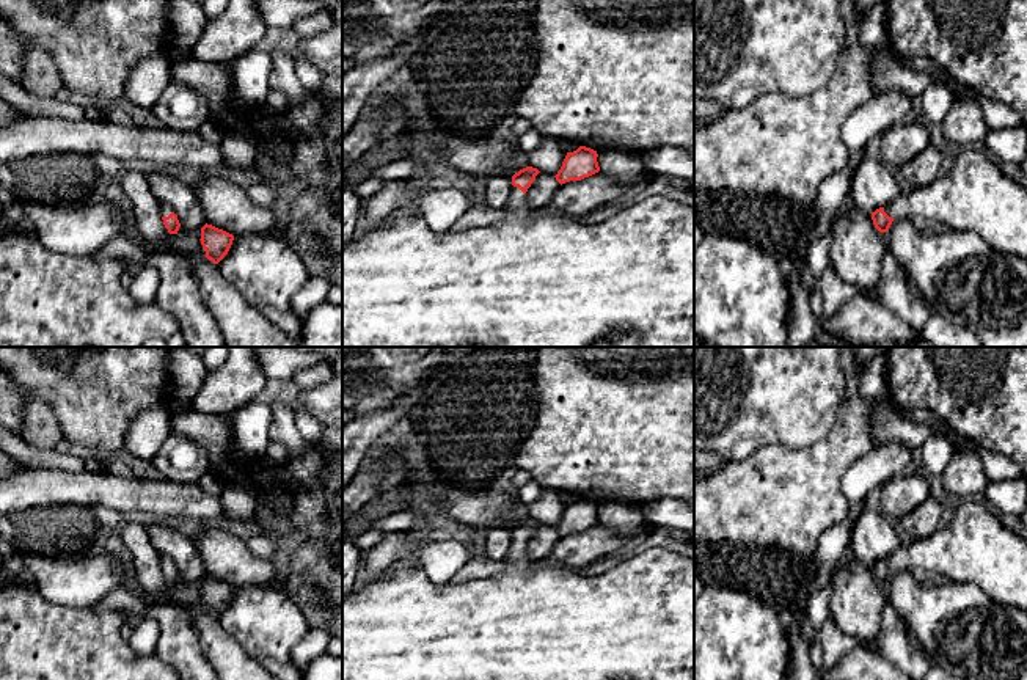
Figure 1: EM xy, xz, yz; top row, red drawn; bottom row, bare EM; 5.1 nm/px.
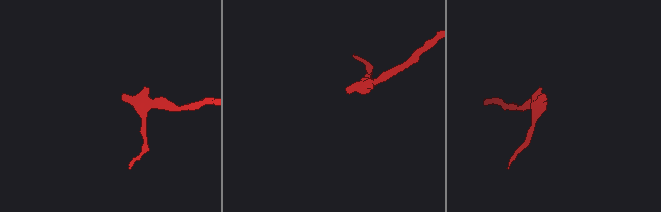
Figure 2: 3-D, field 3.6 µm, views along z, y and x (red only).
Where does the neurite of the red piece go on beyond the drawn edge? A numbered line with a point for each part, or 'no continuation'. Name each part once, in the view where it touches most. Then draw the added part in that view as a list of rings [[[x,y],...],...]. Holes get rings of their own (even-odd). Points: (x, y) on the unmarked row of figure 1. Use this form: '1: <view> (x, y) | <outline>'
1: yz (975, 547) | [[[972,498],[961,501],[947,526],[925,539],[901,545],[894,554],[884,558],[884,564],[894,573],[923,568],[952,583],[974,583],[996,603],[1027,611],[1027,540],[1005,528],[999,514]]]

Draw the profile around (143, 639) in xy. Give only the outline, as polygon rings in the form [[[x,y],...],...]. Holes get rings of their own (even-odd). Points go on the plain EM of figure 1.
[[[154,619],[143,620],[132,628],[129,645],[138,656],[154,655],[159,642],[160,627]]]

